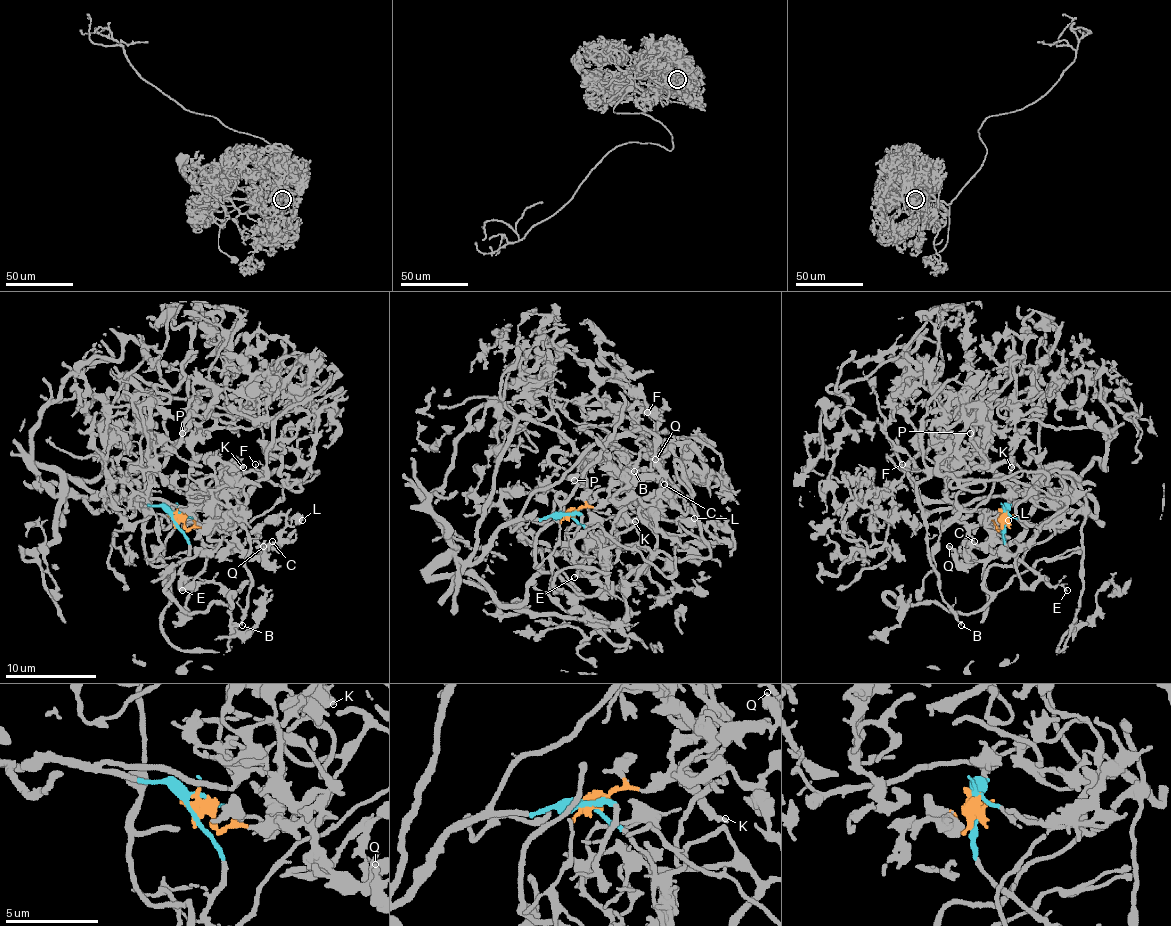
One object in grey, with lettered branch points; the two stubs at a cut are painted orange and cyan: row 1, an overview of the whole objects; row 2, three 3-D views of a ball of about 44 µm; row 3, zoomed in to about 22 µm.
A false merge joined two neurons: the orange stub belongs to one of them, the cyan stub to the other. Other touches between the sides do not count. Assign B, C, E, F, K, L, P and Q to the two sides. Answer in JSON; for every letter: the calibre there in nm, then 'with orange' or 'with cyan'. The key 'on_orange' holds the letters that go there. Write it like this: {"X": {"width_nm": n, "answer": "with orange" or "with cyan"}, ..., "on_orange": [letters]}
{"B": {"width_nm": 190, "answer": "with cyan"}, "C": {"width_nm": 150, "answer": "with orange"}, "E": {"width_nm": 120, "answer": "with cyan"}, "F": {"width_nm": 110, "answer": "with cyan"}, "K": {"width_nm": 240, "answer": "with orange"}, "L": {"width_nm": 380, "answer": "with orange"}, "P": {"width_nm": 320, "answer": "with cyan"}, "Q": {"width_nm": 190, "answer": "with orange"}, "on_orange": ["C", "K", "L", "Q"]}

